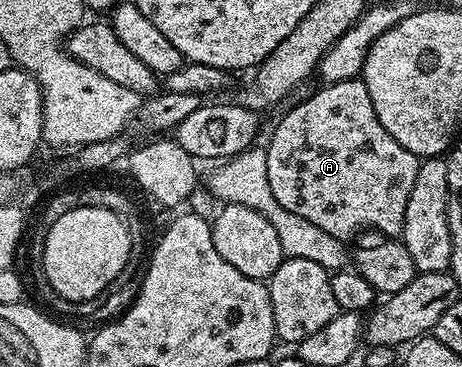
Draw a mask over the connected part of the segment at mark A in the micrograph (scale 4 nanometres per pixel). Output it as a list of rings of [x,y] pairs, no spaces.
[[[362,80],[321,84],[319,88],[277,123],[266,144],[266,179],[270,179],[274,199],[286,211],[310,219],[314,227],[322,227],[331,237],[352,239],[367,227],[380,232],[385,239],[399,238],[404,231],[406,203],[410,200],[421,158],[402,147],[379,122]]]

